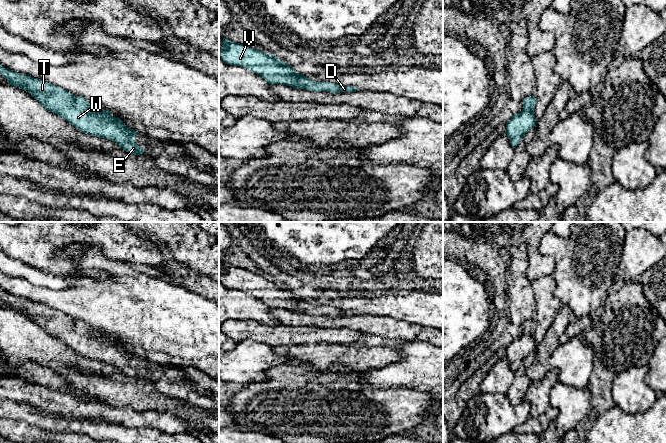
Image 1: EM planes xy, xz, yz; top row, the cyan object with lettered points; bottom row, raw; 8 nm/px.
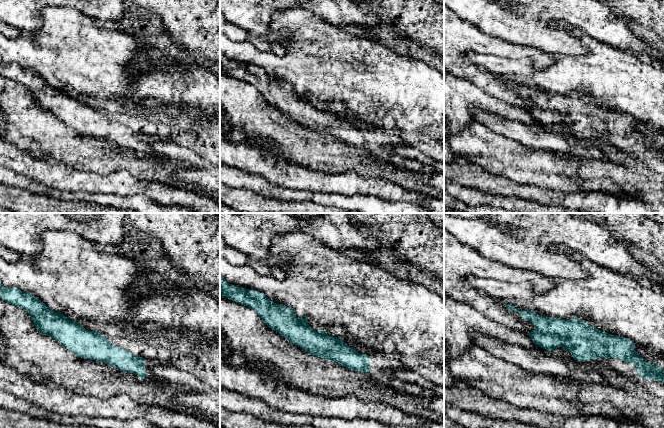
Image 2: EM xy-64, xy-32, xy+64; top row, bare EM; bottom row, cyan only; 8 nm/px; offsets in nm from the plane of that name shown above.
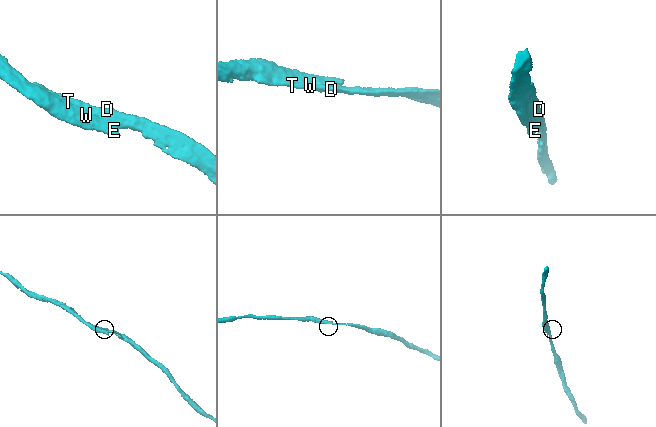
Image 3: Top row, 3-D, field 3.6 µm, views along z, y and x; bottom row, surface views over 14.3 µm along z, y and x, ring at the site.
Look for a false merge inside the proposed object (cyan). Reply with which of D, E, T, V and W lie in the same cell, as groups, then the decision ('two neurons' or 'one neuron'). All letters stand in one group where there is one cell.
D E T V W; one neuron

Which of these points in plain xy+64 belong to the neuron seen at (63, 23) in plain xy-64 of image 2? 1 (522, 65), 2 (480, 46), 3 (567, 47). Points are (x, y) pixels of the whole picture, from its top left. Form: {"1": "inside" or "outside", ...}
{"1": "inside", "2": "outside", "3": "outside"}

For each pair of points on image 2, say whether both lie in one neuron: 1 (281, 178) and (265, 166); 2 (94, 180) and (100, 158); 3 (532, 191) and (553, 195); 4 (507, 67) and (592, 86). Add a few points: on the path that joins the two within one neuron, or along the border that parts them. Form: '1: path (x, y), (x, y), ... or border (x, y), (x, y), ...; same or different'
1: path (277, 174), (269, 167); same
2: border (73, 168), (100, 174), (119, 171); different
3: path (537, 194), (548, 195); same
4: path (528, 74), (539, 78), (571, 78); same

